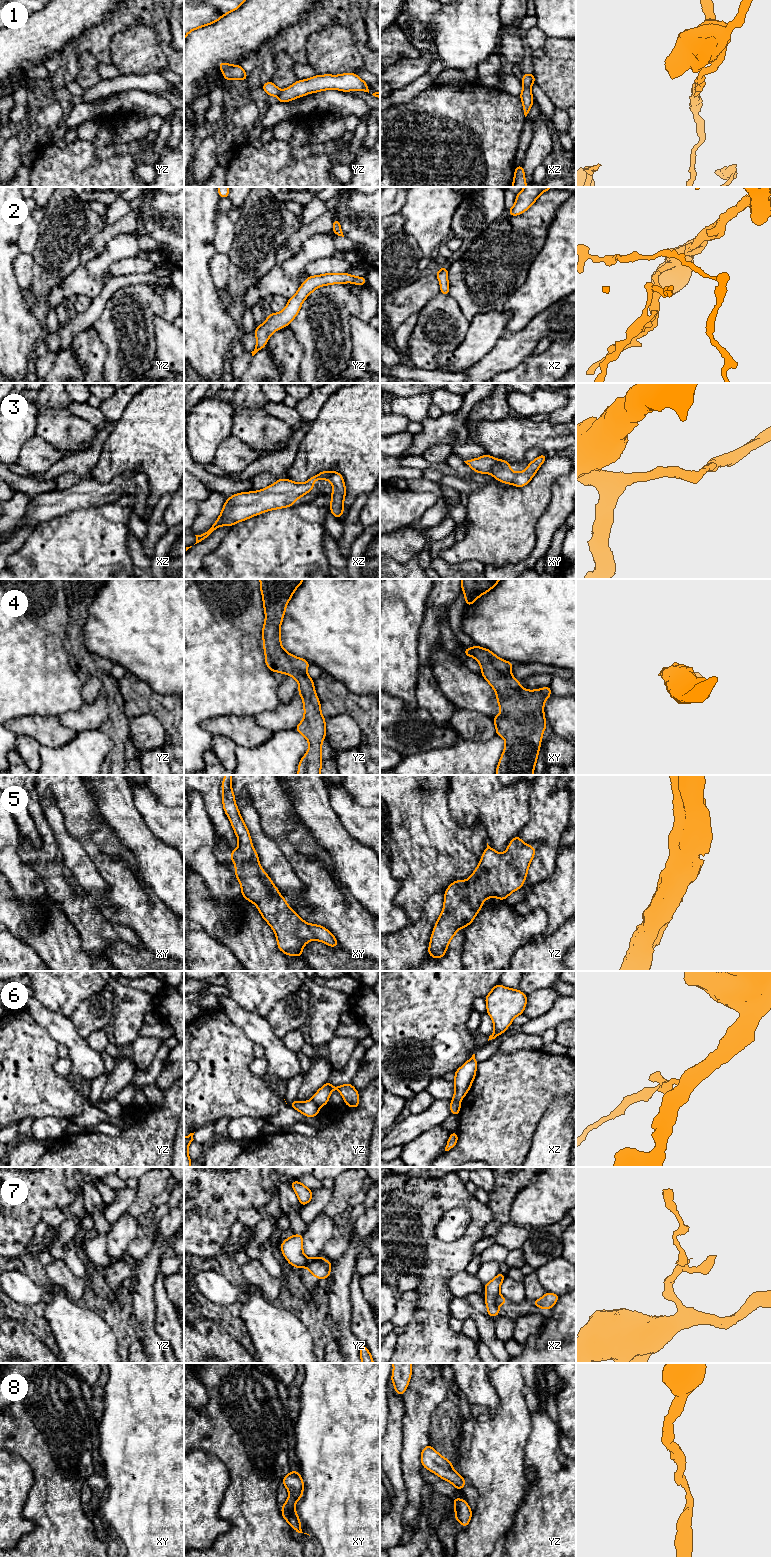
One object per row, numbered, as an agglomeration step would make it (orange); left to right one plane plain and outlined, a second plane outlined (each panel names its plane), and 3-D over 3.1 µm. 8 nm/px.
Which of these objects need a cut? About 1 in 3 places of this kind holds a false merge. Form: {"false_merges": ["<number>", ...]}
{"false_merges": ["1", "6", "7"]}

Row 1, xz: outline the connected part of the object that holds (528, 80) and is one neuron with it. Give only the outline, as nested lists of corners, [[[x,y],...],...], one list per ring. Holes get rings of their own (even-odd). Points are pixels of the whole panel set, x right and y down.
[[[525,73],[525,74],[523,74],[521,82],[522,82],[523,87],[530,88],[533,84],[535,84],[534,73],[531,73],[531,74]]]

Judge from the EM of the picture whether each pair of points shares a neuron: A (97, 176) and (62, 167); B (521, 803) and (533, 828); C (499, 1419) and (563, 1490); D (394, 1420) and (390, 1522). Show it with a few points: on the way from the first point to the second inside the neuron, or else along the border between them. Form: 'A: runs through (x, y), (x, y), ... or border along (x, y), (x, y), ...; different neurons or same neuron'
A: runs through (88, 176), (71, 176); same neuron
B: border along (530, 812), (528, 823), (518, 833); different neurons
C: border along (531, 1425), (531, 1431), (525, 1446), (526, 1471); different neurons
D: runs through (393, 1445), (393, 1470), (398, 1482), (398, 1497); same neuron

